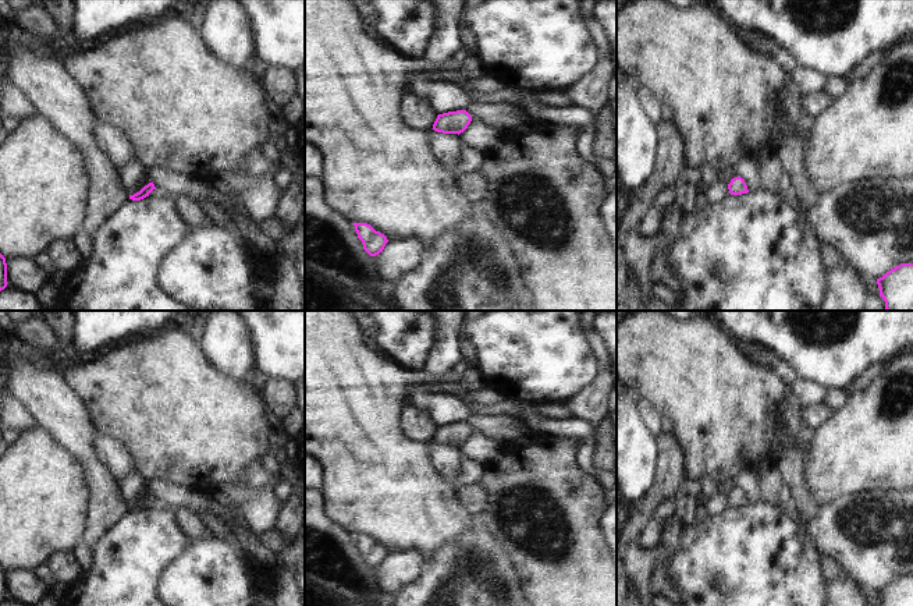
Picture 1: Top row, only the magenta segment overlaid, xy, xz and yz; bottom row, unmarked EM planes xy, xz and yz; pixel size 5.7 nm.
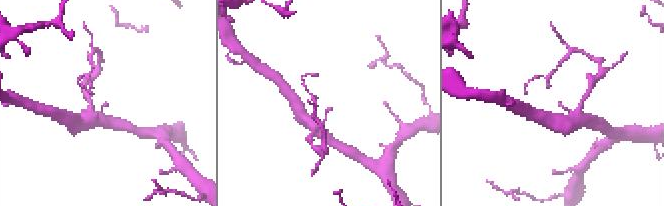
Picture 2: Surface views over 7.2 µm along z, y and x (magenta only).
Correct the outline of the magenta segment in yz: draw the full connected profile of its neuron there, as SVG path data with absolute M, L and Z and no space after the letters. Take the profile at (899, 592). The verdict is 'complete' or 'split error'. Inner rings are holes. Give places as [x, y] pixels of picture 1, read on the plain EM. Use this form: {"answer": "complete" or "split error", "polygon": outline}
{"answer": "complete", "polygon": "M900 575L877 591L880 606L913 606L913 575Z"}

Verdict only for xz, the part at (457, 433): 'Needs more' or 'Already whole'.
Already whole.

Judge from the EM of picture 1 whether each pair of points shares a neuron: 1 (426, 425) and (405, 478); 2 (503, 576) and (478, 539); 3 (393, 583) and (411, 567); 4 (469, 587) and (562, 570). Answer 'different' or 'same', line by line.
1: different
2: same
3: same
4: different

